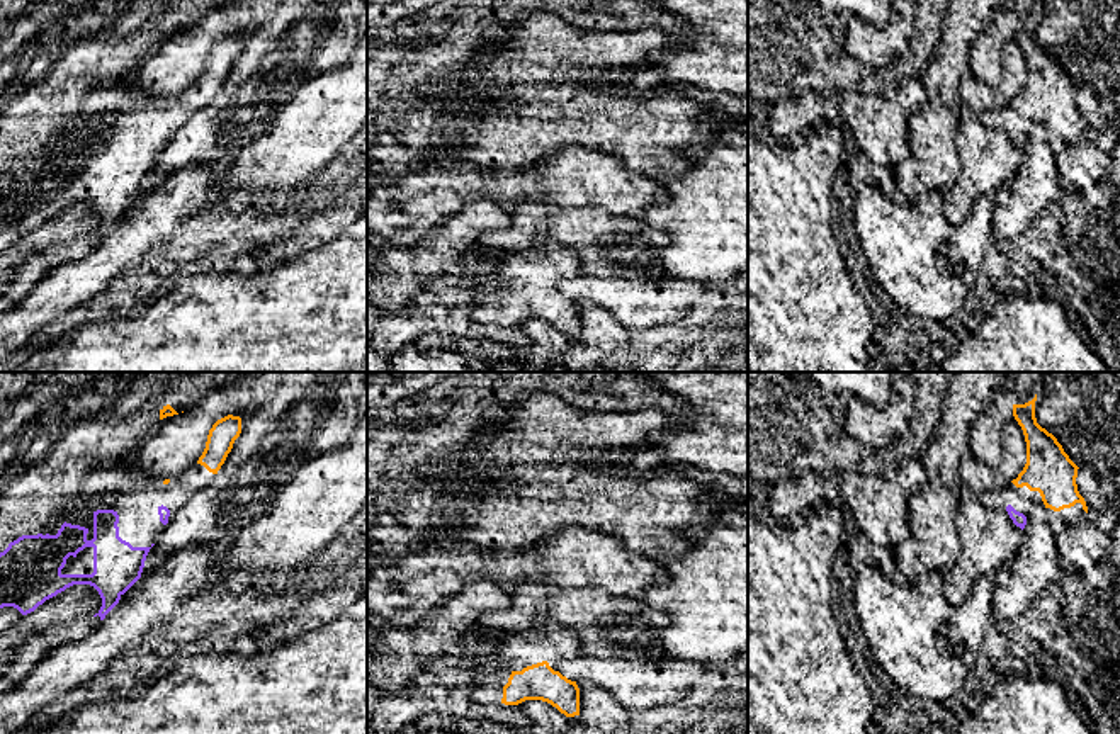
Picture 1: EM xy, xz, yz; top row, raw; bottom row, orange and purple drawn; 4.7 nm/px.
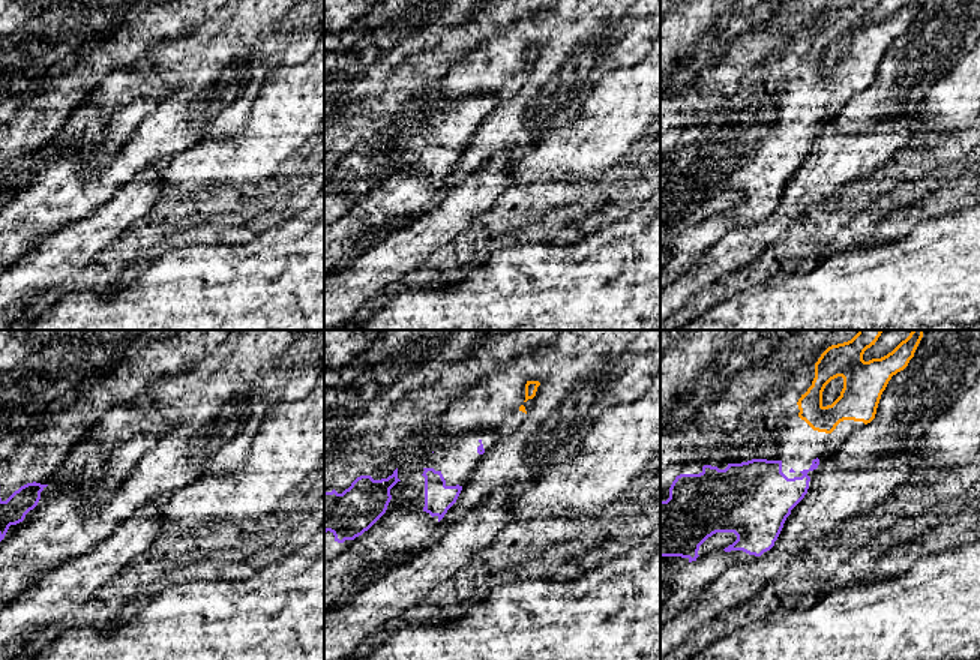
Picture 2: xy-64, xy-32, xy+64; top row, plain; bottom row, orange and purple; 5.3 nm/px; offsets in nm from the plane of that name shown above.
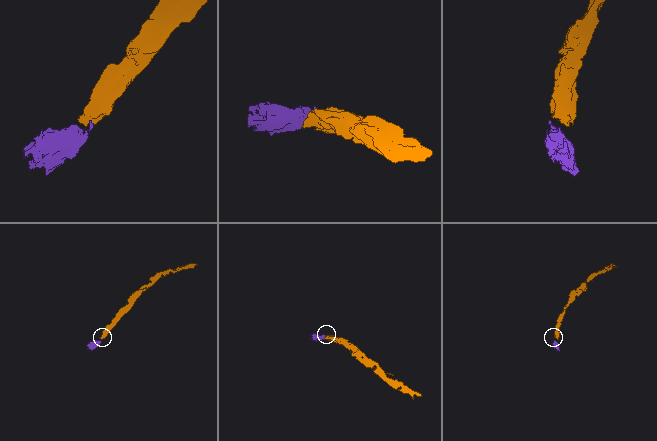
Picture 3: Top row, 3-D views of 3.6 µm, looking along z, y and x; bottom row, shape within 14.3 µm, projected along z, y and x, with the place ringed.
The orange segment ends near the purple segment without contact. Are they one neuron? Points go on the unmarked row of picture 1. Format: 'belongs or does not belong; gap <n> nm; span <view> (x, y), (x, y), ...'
belongs; gap 90 nm; span yz (1017, 106), (1010, 124)

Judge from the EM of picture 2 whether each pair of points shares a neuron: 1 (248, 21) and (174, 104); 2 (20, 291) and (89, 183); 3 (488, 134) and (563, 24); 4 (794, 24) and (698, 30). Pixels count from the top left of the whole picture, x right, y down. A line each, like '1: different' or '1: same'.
1: same
2: different
3: same
4: same

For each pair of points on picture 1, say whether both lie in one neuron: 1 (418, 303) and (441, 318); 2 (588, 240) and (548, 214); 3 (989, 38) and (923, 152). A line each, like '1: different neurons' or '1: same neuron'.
1: same neuron
2: same neuron
3: different neurons

